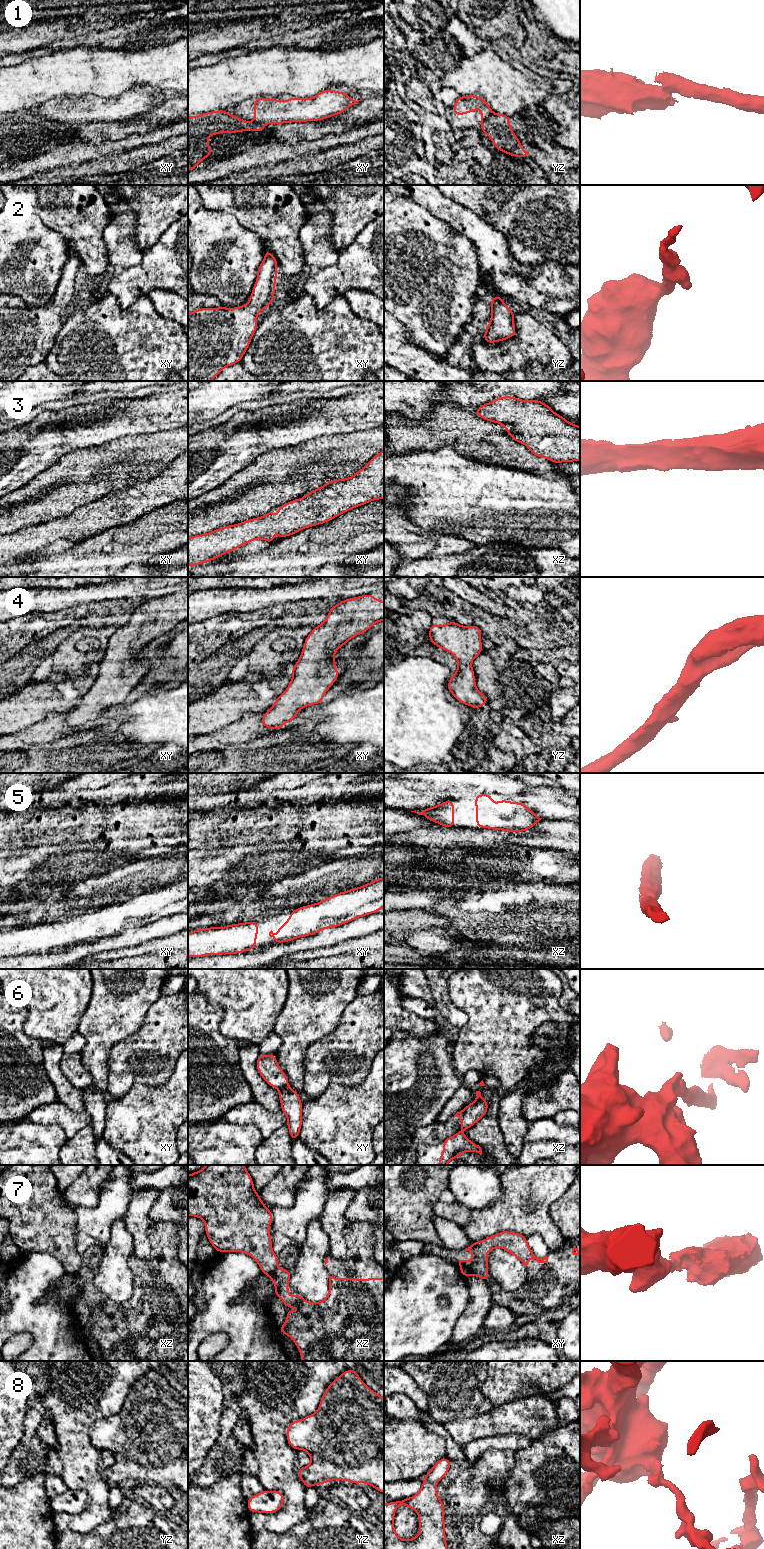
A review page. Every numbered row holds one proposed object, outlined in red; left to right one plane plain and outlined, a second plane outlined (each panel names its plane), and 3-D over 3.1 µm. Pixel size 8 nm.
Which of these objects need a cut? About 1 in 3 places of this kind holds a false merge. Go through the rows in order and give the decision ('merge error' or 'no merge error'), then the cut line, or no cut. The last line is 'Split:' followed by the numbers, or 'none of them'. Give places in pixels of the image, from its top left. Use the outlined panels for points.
1: merge error | yz (492, 112), (482, 122)
2: no merge error | no cut
3: no merge error | no cut
4: no merge error | no cut
5: no merge error | no cut
6: merge error | xz (481, 1097), (465, 1108)
7: merge error | xy (462, 1265), (466, 1266), (471, 1273)
8: no merge error | no cut
Split: 1, 6, 7

